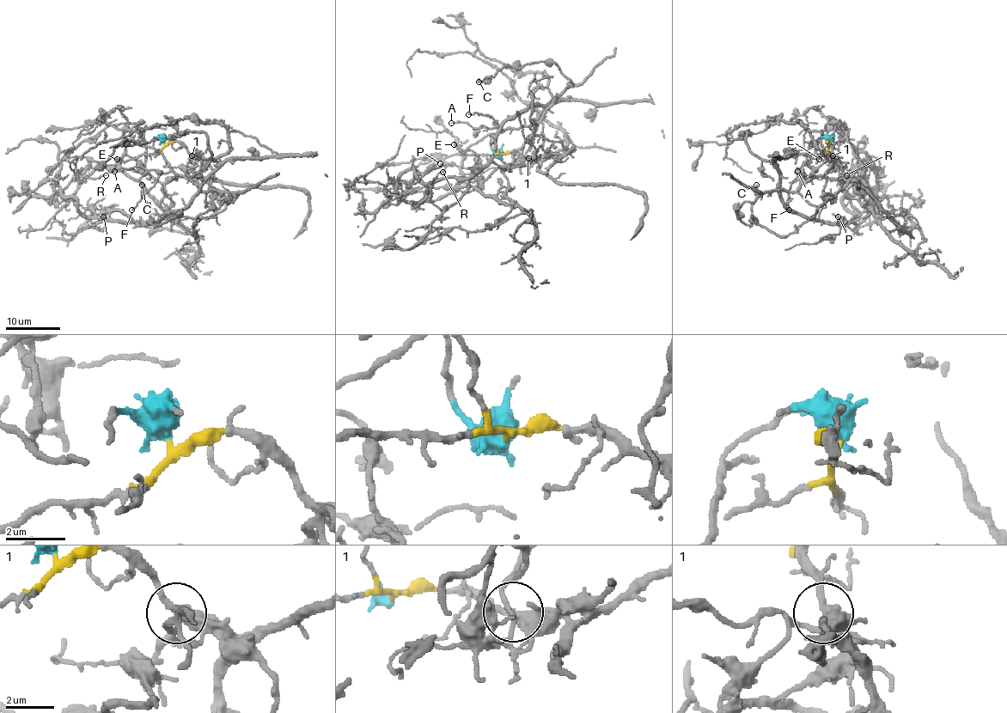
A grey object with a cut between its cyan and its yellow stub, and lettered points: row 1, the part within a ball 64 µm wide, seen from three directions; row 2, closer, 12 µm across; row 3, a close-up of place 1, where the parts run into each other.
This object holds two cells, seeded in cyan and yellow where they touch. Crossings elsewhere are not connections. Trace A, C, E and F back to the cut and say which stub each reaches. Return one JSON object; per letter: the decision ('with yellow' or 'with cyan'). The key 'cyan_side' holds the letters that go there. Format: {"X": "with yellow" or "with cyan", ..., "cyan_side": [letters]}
{"A": "with cyan", "C": "with cyan", "E": "with yellow", "F": "with cyan", "cyan_side": ["A", "C", "F"]}

